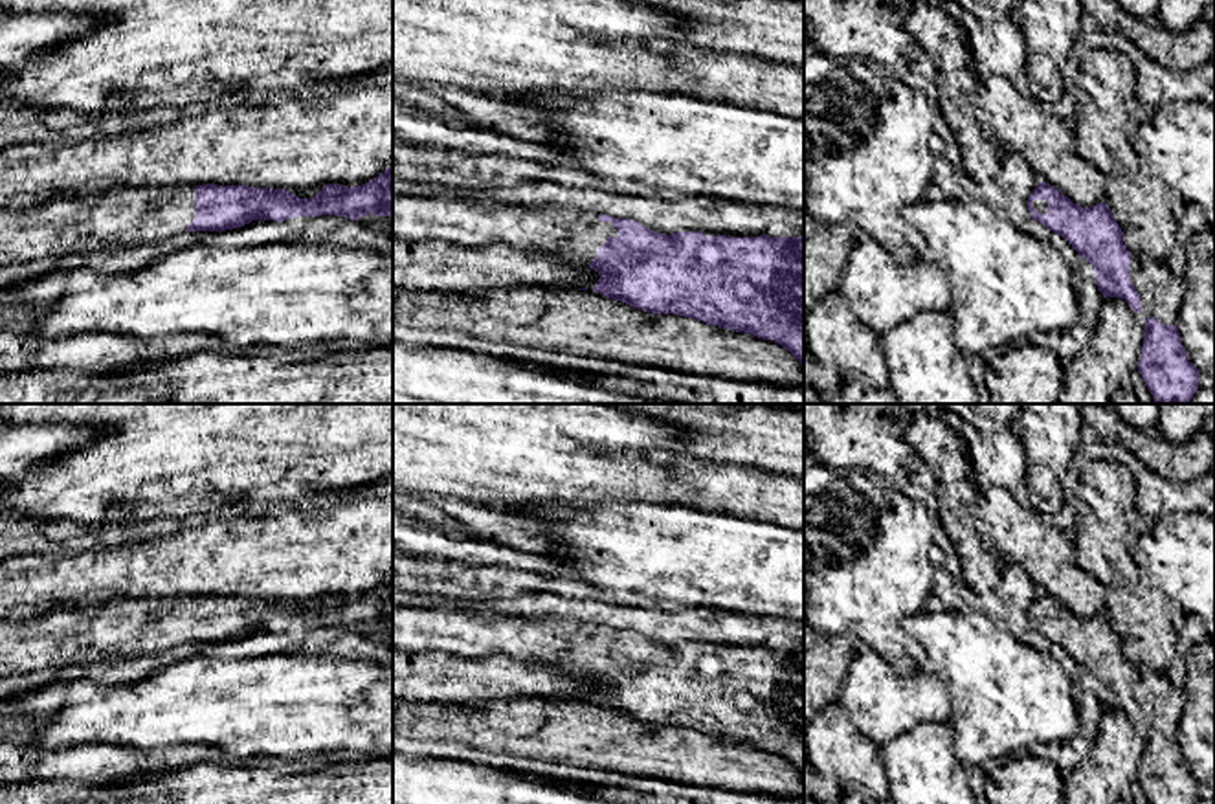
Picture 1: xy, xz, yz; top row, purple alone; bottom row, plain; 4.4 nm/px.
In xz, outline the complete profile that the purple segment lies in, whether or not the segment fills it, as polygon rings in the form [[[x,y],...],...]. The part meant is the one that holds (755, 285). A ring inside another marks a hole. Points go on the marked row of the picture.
[[[393,193],[393,237],[404,239],[404,240],[440,240],[450,242],[464,248],[485,248],[490,244],[508,244],[516,250],[523,251],[541,251],[552,257],[558,257],[560,261],[567,264],[584,264],[591,270],[596,270],[600,279],[596,281],[593,292],[602,294],[606,297],[622,301],[633,308],[652,312],[652,314],[675,314],[685,318],[694,318],[697,321],[703,321],[707,325],[718,325],[723,329],[730,329],[736,332],[747,332],[754,334],[762,340],[771,340],[784,349],[787,349],[802,365],[804,365],[804,239],[798,237],[730,237],[730,235],[718,235],[718,237],[707,237],[699,231],[677,231],[672,235],[657,233],[635,220],[630,218],[613,218],[611,215],[596,215],[593,211],[580,211],[574,207],[523,207],[516,204],[499,204],[494,200],[475,200],[475,198],[461,198],[461,196],[446,196],[446,195],[431,195],[431,196],[413,196],[413,195],[396,195]]]

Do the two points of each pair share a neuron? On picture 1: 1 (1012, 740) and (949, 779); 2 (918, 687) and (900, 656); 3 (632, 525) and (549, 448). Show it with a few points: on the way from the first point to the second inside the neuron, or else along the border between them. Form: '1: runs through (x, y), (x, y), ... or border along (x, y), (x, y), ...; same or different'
1: border along (949, 727), (953, 755), (968, 771); different
2: border along (874, 650), (900, 674), (931, 672); different
3: border along (650, 503), (566, 505); different

